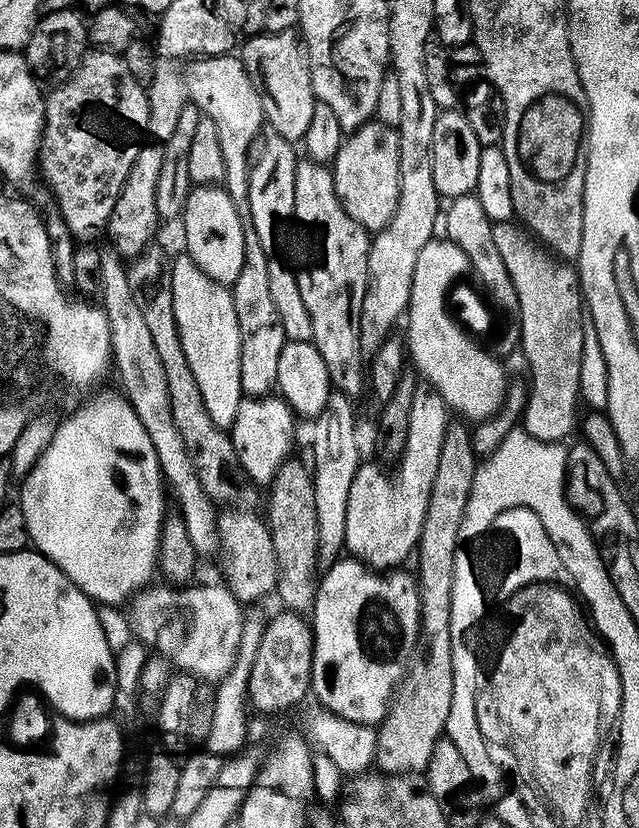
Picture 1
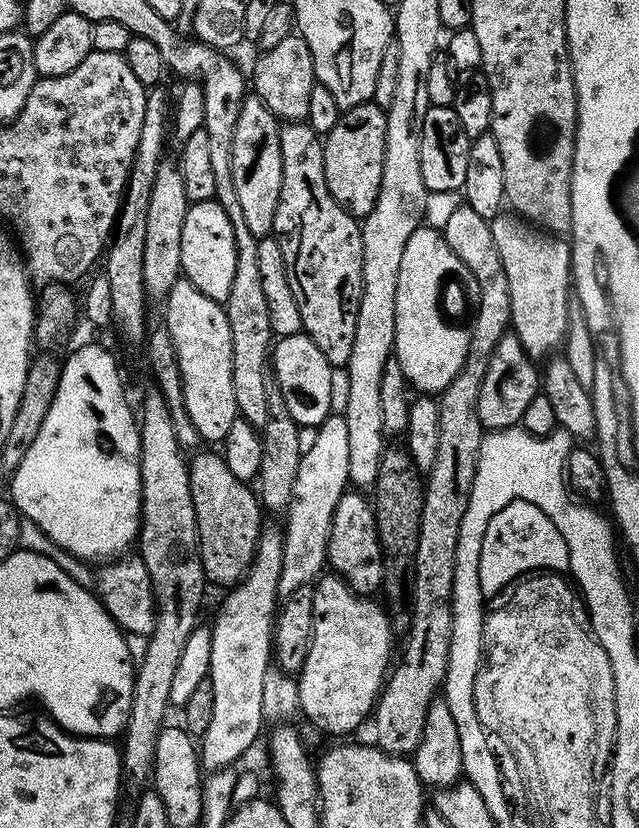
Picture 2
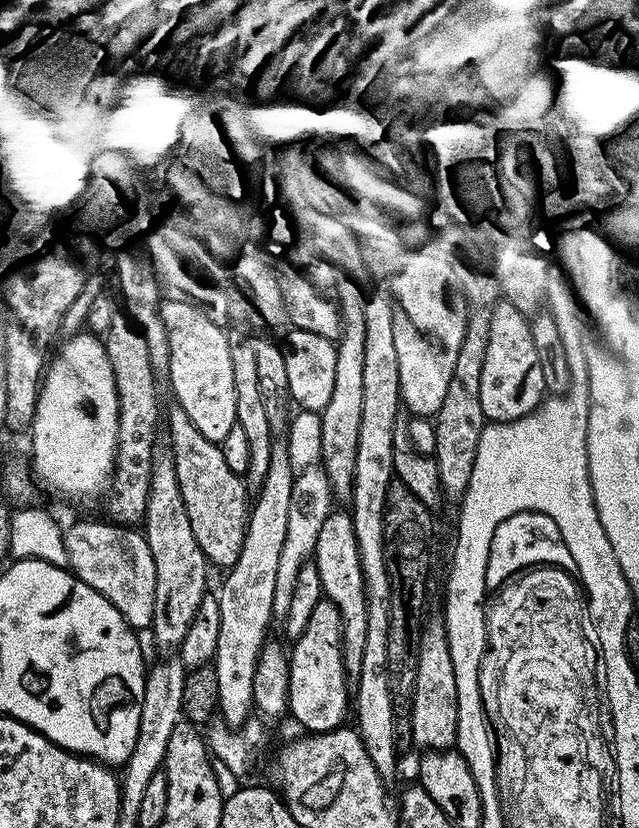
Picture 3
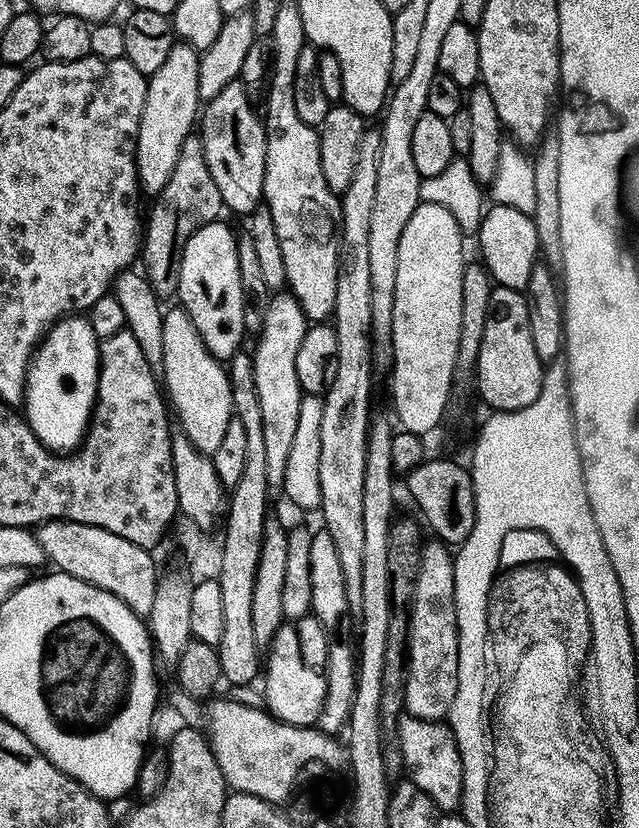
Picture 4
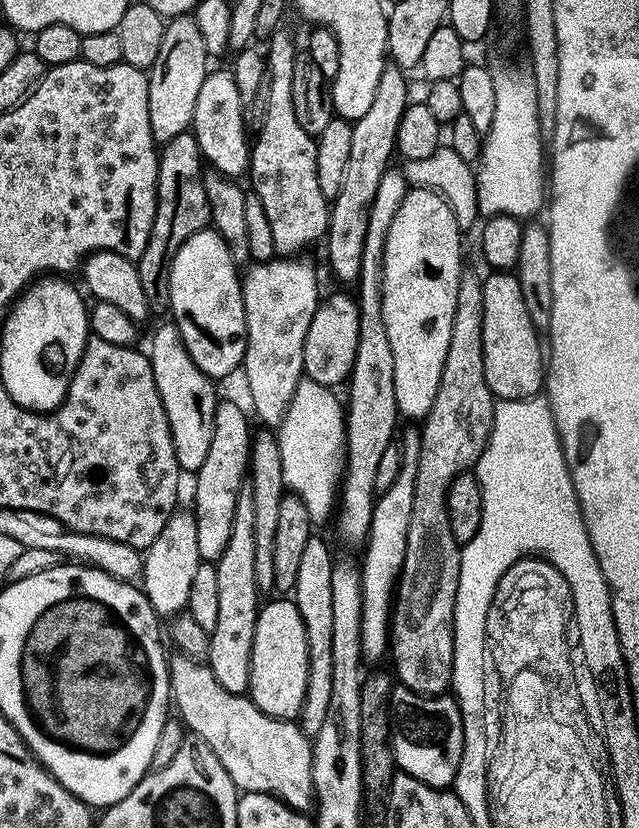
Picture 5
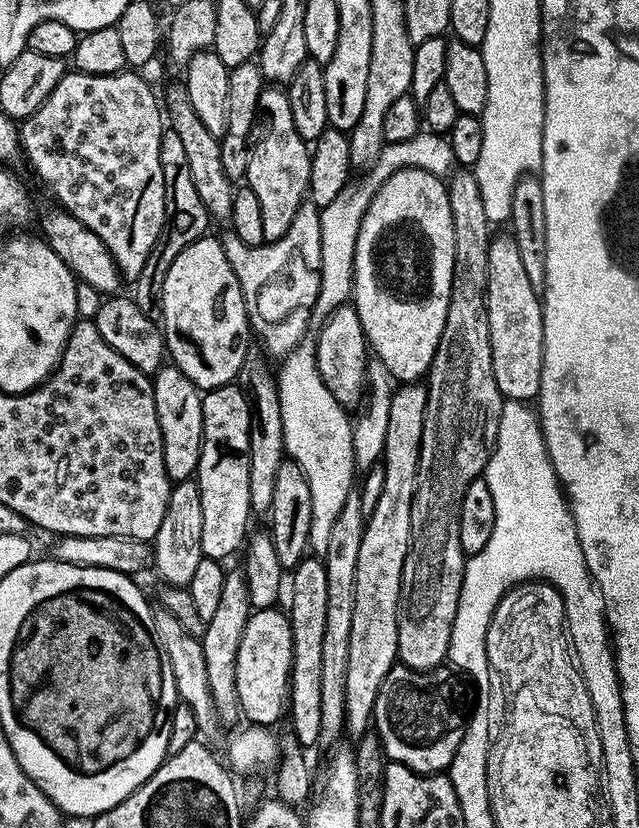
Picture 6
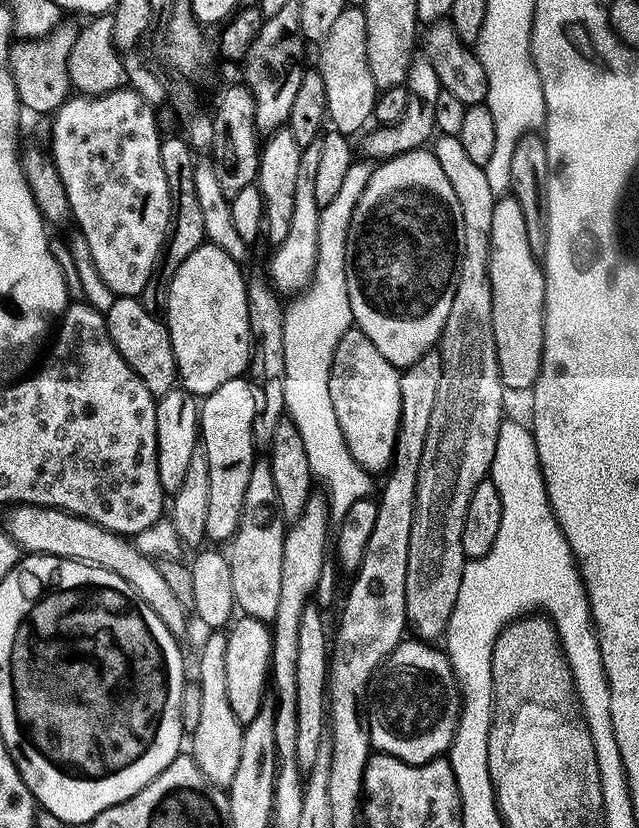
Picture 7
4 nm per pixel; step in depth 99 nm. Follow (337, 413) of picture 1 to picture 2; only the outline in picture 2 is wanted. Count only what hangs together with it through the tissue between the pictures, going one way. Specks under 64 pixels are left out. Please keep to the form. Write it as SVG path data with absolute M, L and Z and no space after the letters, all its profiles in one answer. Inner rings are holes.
M328 415L318 427L317 434L313 449L301 455L291 502L286 509L282 572L278 580L278 598L284 602L321 575L321 568L327 563L334 510L342 494L347 491L352 474L349 470L349 431L343 415Z

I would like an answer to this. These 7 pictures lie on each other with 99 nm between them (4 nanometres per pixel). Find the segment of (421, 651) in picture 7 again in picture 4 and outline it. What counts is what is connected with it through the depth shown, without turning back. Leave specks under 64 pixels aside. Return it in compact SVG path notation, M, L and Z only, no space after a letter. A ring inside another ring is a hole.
M408 718L403 721L398 735L407 779L417 784L438 807L445 810L459 809L464 794L462 762L451 727L444 722Z

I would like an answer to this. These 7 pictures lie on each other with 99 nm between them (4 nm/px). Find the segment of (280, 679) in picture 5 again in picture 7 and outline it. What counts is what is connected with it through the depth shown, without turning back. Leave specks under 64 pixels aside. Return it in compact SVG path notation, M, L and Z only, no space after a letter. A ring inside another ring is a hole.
M241 615L239 619L226 632L228 637L226 642L226 694L230 698L234 718L238 718L240 724L246 725L254 722L254 718L260 712L264 693L270 684L272 629L258 618Z

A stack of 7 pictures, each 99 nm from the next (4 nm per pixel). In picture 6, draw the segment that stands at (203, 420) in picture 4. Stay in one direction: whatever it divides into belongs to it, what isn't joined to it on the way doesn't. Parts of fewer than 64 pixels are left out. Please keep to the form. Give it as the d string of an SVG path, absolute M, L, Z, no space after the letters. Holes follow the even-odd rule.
M165 366L154 373L154 410L158 410L158 426L162 430L162 458L166 458L166 474L172 481L195 477L202 450L202 392L175 366Z

